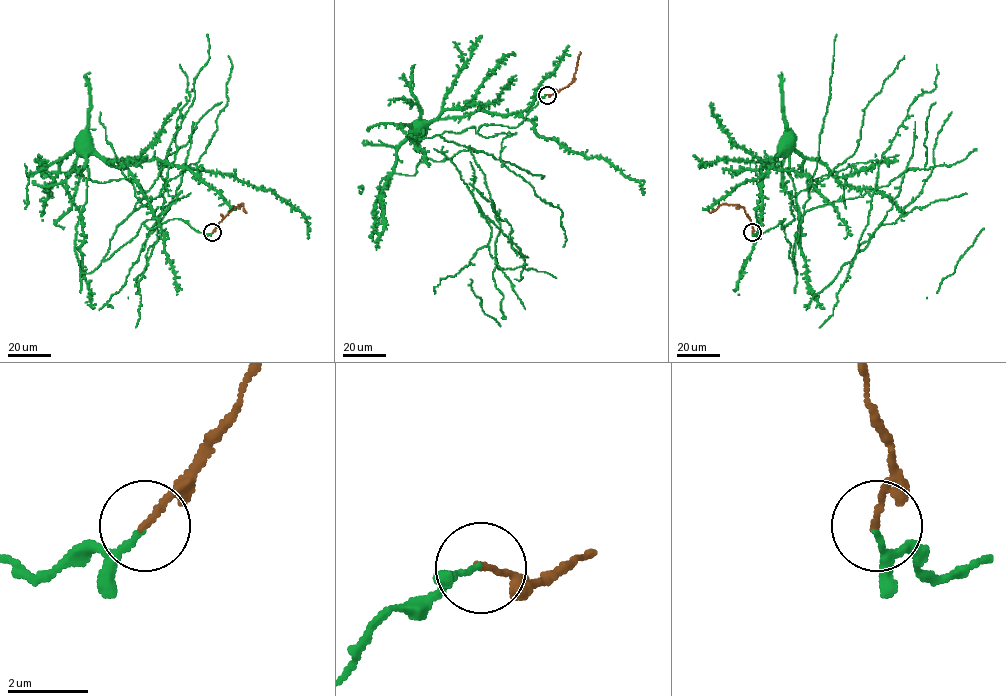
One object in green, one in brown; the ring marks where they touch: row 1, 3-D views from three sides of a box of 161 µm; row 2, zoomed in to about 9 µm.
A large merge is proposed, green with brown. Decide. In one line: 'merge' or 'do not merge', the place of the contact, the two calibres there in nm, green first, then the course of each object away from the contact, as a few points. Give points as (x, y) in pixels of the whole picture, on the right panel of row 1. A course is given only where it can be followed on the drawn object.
merge | (752, 232) | 150/140 nm | green via (752, 233), (785, 218), (796, 273), (799, 208), (780, 144) | brown via (752, 232), (751, 220), (738, 204), (721, 204), (709, 212)

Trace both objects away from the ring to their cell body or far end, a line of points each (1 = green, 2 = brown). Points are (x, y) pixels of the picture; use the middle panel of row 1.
1: (547, 95), (516, 127), (484, 124), (477, 132), (474, 126), (409, 136), (412, 142), (421, 138), (421, 123)
2: (547, 95), (556, 93), (573, 80), (580, 52)

